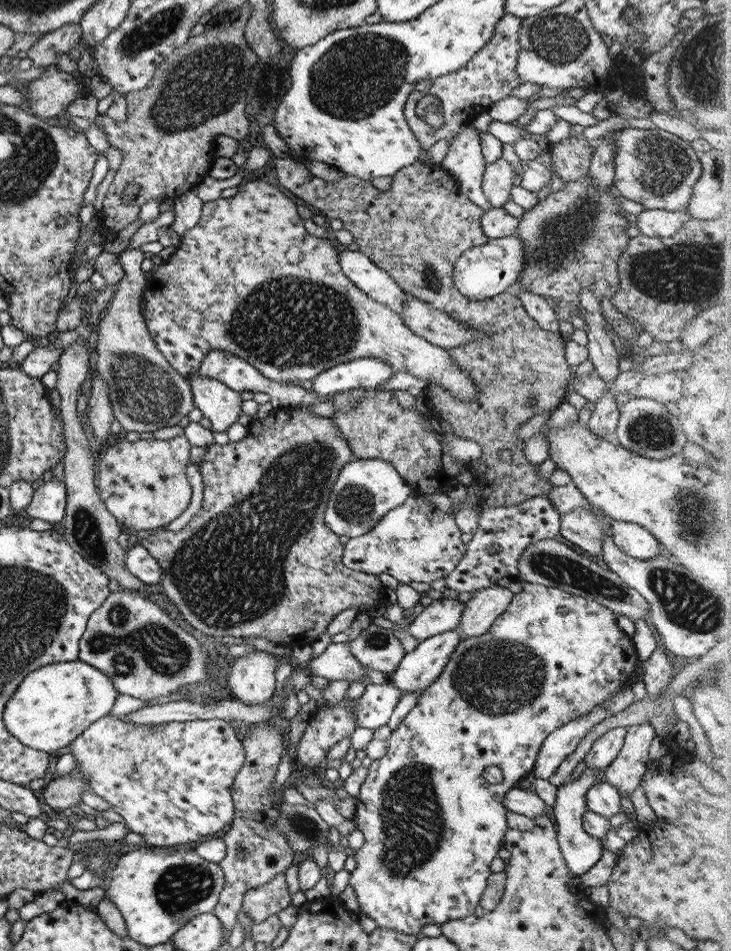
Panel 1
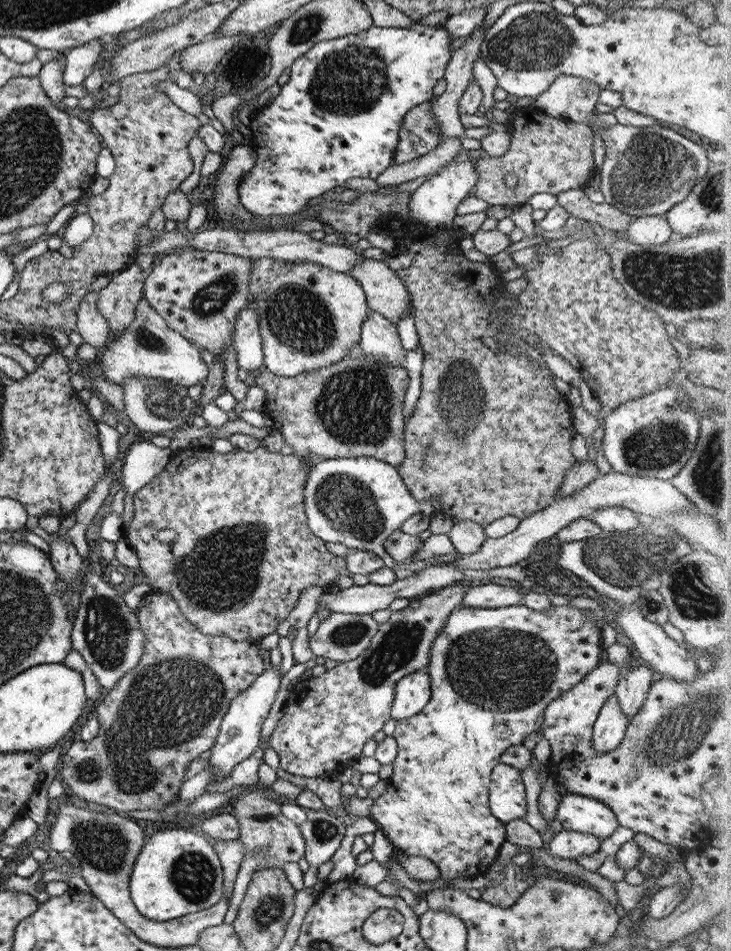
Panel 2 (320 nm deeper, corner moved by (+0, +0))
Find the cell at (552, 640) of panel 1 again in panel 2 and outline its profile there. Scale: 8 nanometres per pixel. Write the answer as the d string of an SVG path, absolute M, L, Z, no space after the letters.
M511 606L504 608L459 608L456 607L447 616L447 622L443 630L432 640L429 651L429 660L425 666L429 685L431 685L431 699L415 715L398 720L395 723L392 738L396 742L396 757L393 759L391 776L386 779L385 791L373 800L369 811L375 822L380 826L384 837L391 844L393 850L402 853L420 856L430 860L436 867L439 876L443 880L452 878L472 878L484 875L489 865L493 864L500 846L505 842L504 823L491 816L488 807L488 782L490 781L491 769L499 763L501 752L506 748L521 745L525 737L534 736L535 731L540 732L543 722L544 708L561 696L561 692L567 692L581 682L587 672L593 670L599 664L599 650L601 647L599 632L584 612L576 608L565 606L549 606L545 611L533 611L525 606Z

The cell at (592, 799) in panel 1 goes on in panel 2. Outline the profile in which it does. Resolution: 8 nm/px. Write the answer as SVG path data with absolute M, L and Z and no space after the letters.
M565 794L557 805L555 816L564 830L587 833L599 841L609 838L618 827L617 819L602 802L579 796Z

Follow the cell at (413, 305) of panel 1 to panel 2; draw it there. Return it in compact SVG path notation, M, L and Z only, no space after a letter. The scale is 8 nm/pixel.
M363 258L348 275L362 288L368 308L382 314L393 326L413 310L406 288L385 261Z

